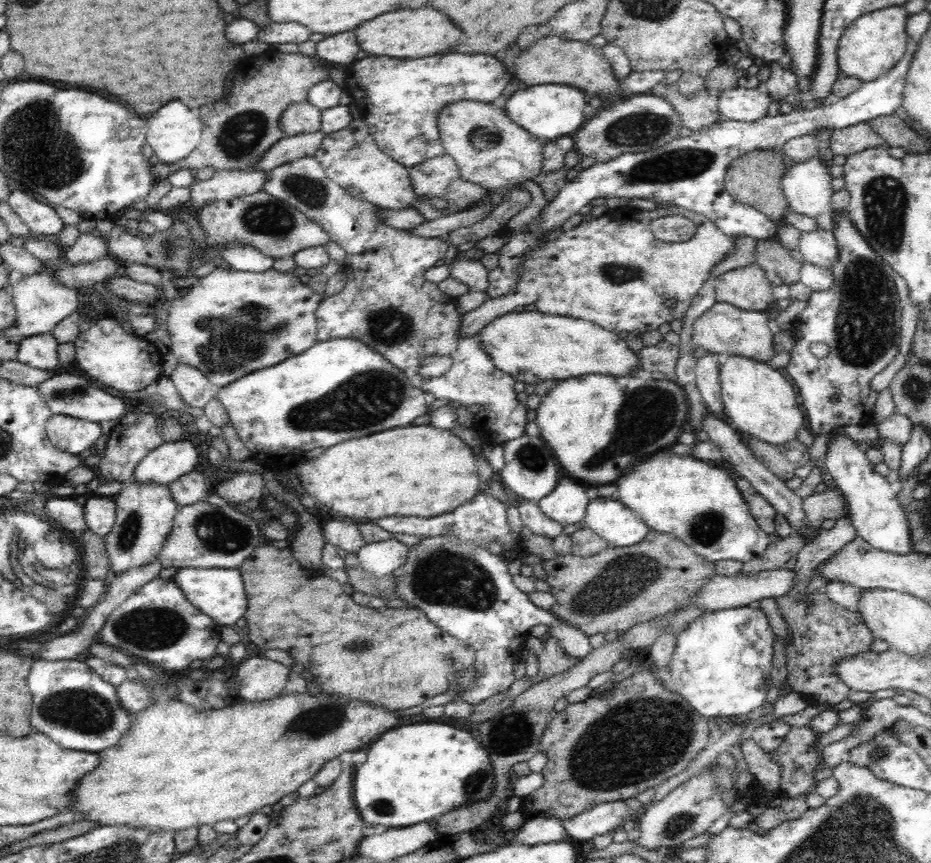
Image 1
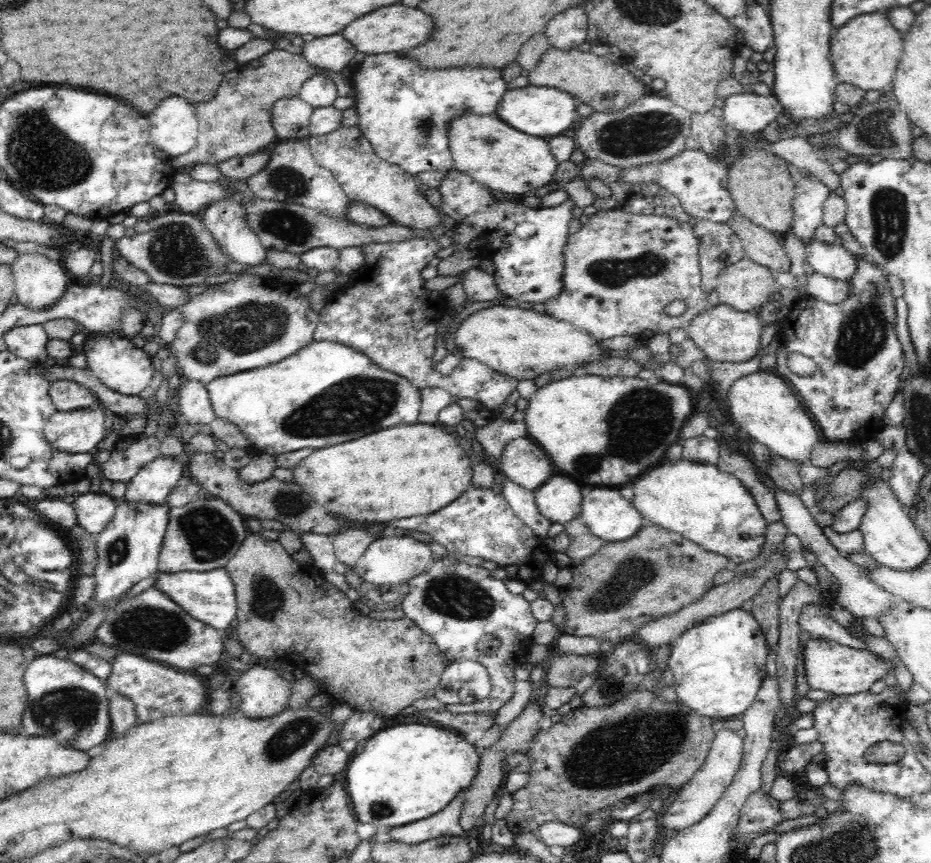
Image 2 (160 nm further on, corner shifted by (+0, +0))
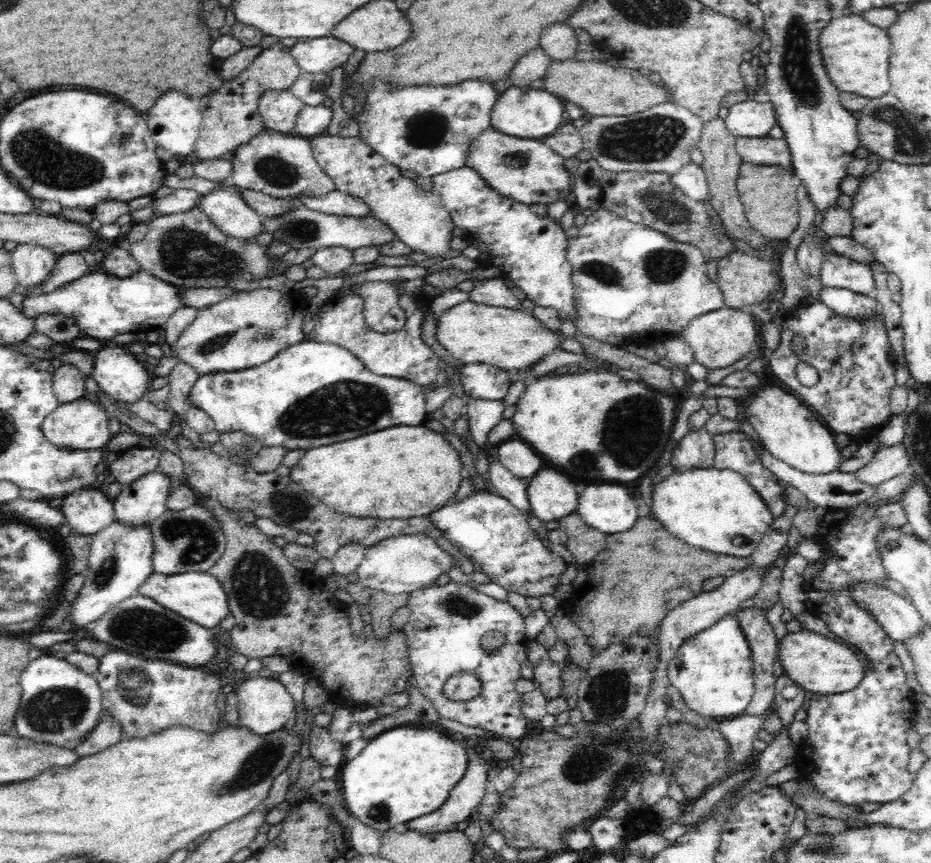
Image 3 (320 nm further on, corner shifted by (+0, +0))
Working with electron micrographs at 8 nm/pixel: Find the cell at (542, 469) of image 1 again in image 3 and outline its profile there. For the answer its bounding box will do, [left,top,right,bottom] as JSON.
[496,438,544,483]

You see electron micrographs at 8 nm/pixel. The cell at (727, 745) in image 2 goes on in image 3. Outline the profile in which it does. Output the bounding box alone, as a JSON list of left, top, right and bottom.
[718,702,776,770]

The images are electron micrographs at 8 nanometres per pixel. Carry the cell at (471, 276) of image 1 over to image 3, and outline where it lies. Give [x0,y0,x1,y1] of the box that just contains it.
[469,277,523,310]

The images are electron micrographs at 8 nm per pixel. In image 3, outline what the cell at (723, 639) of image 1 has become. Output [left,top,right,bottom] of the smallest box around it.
[667,612,756,719]

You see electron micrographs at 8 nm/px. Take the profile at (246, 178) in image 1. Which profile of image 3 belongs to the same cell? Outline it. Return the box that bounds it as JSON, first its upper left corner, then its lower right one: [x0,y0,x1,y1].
[153,188,201,216]

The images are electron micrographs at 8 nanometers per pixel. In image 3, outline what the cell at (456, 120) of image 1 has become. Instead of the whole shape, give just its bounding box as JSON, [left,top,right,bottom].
[465,126,573,205]

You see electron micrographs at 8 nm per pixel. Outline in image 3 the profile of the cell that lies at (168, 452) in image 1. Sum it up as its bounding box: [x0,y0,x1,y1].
[113,470,172,526]

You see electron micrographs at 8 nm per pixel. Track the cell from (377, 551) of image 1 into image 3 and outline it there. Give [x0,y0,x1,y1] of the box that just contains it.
[356,533,458,594]

